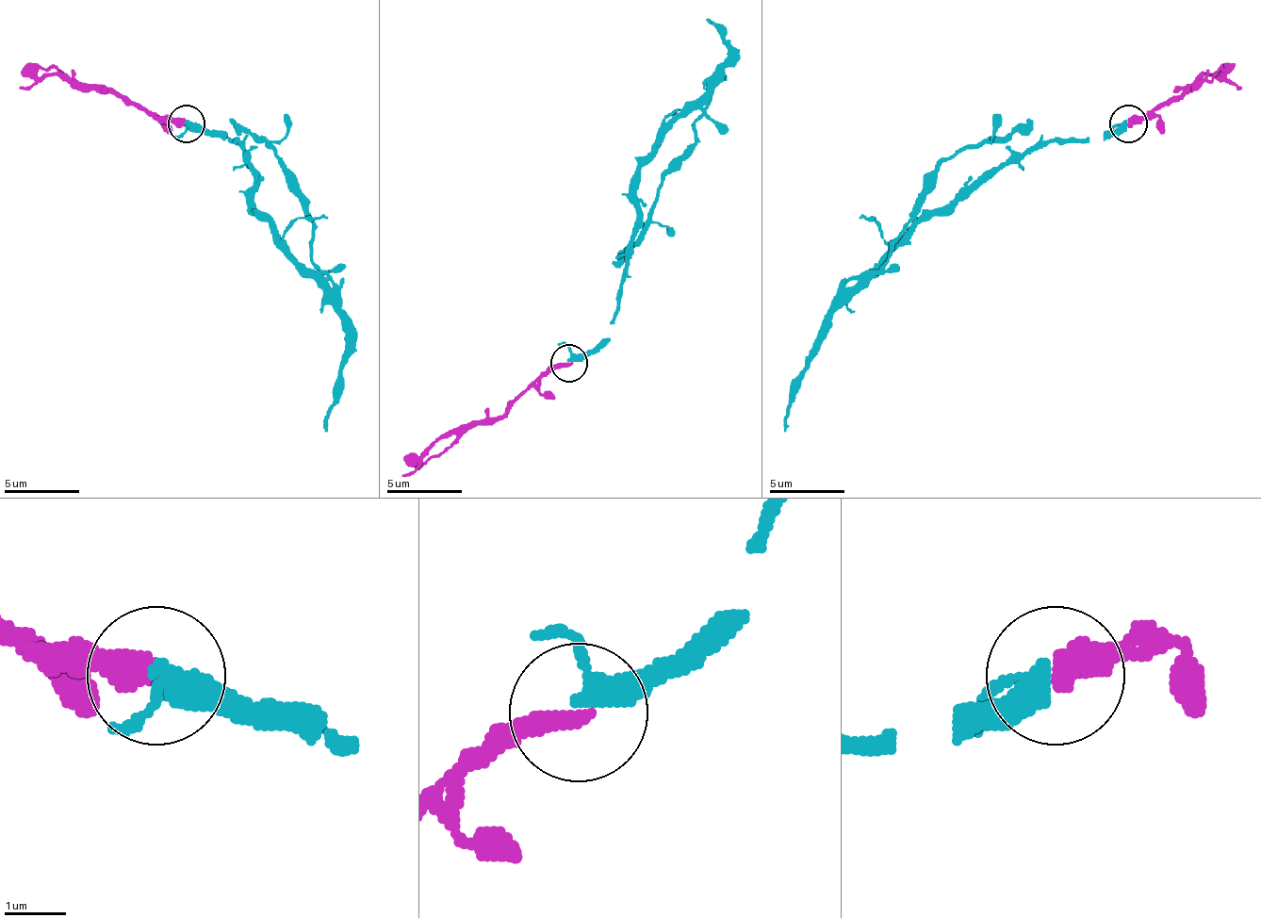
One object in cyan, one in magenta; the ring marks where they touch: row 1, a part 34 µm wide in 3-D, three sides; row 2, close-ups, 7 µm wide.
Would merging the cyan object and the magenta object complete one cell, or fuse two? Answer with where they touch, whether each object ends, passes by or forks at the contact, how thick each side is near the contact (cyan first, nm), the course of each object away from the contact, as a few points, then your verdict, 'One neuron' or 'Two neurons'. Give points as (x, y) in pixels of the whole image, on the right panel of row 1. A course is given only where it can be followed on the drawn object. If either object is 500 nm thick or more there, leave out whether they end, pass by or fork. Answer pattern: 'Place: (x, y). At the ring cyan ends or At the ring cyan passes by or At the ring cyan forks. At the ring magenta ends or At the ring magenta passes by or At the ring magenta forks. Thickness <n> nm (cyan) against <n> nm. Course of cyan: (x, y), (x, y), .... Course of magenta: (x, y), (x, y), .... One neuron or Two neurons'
Place: (1128, 123). At the ring cyan passes by. At the ring magenta ends. Thickness 340 nm (cyan) against 420 nm. Course of cyan: (1127, 122), (1105, 138), (1048, 141), (1014, 153), (936, 209), (838, 310), (790, 404), (786, 431). Course of magenta: (1127, 122), (1142, 122), (1205, 73), (1220, 73), (1239, 89). One neuron

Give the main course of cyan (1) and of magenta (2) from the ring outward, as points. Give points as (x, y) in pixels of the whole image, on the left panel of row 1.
1: (188, 122), (236, 141), (254, 172), (254, 209), (337, 310), (345, 359), (326, 431)
2: (188, 122), (157, 122), (120, 92), (74, 85), (56, 73), (44, 73), (29, 89), (18, 89)

